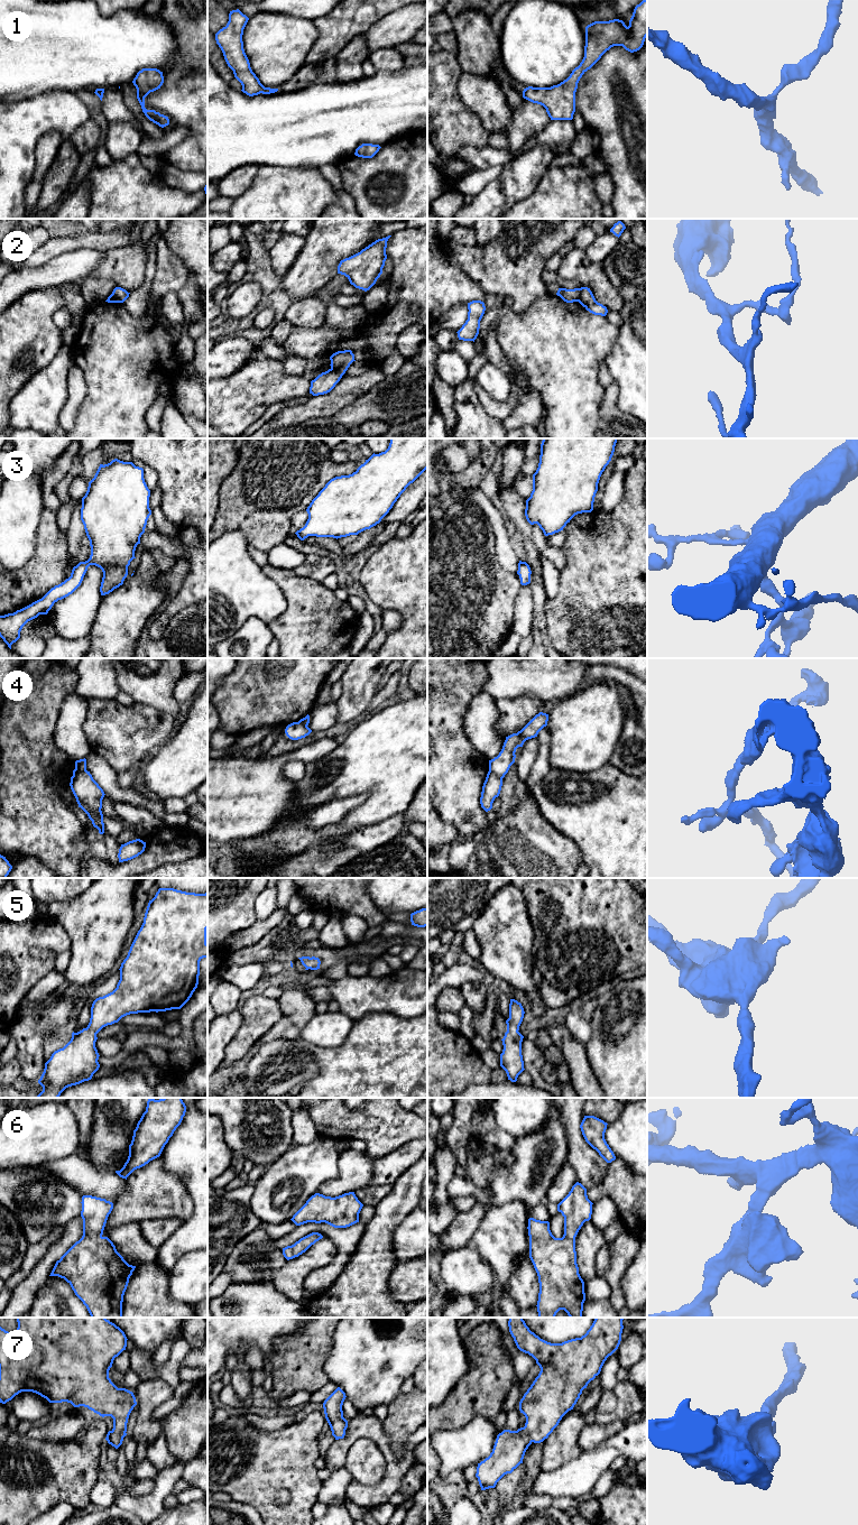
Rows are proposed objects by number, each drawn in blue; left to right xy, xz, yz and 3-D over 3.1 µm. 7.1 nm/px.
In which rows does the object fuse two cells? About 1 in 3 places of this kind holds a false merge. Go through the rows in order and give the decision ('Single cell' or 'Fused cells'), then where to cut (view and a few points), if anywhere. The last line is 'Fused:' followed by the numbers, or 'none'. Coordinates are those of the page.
1: Single cell. No split
2: Fused cells. Split along yz (581, 288), (581, 295), (578, 301)
3: Single cell. No split
4: Fused cells. Split along xy (85, 769), (73, 775)
5: Single cell. No split
6: Single cell. No split
7: Single cell. No split
Fused: 2, 4

